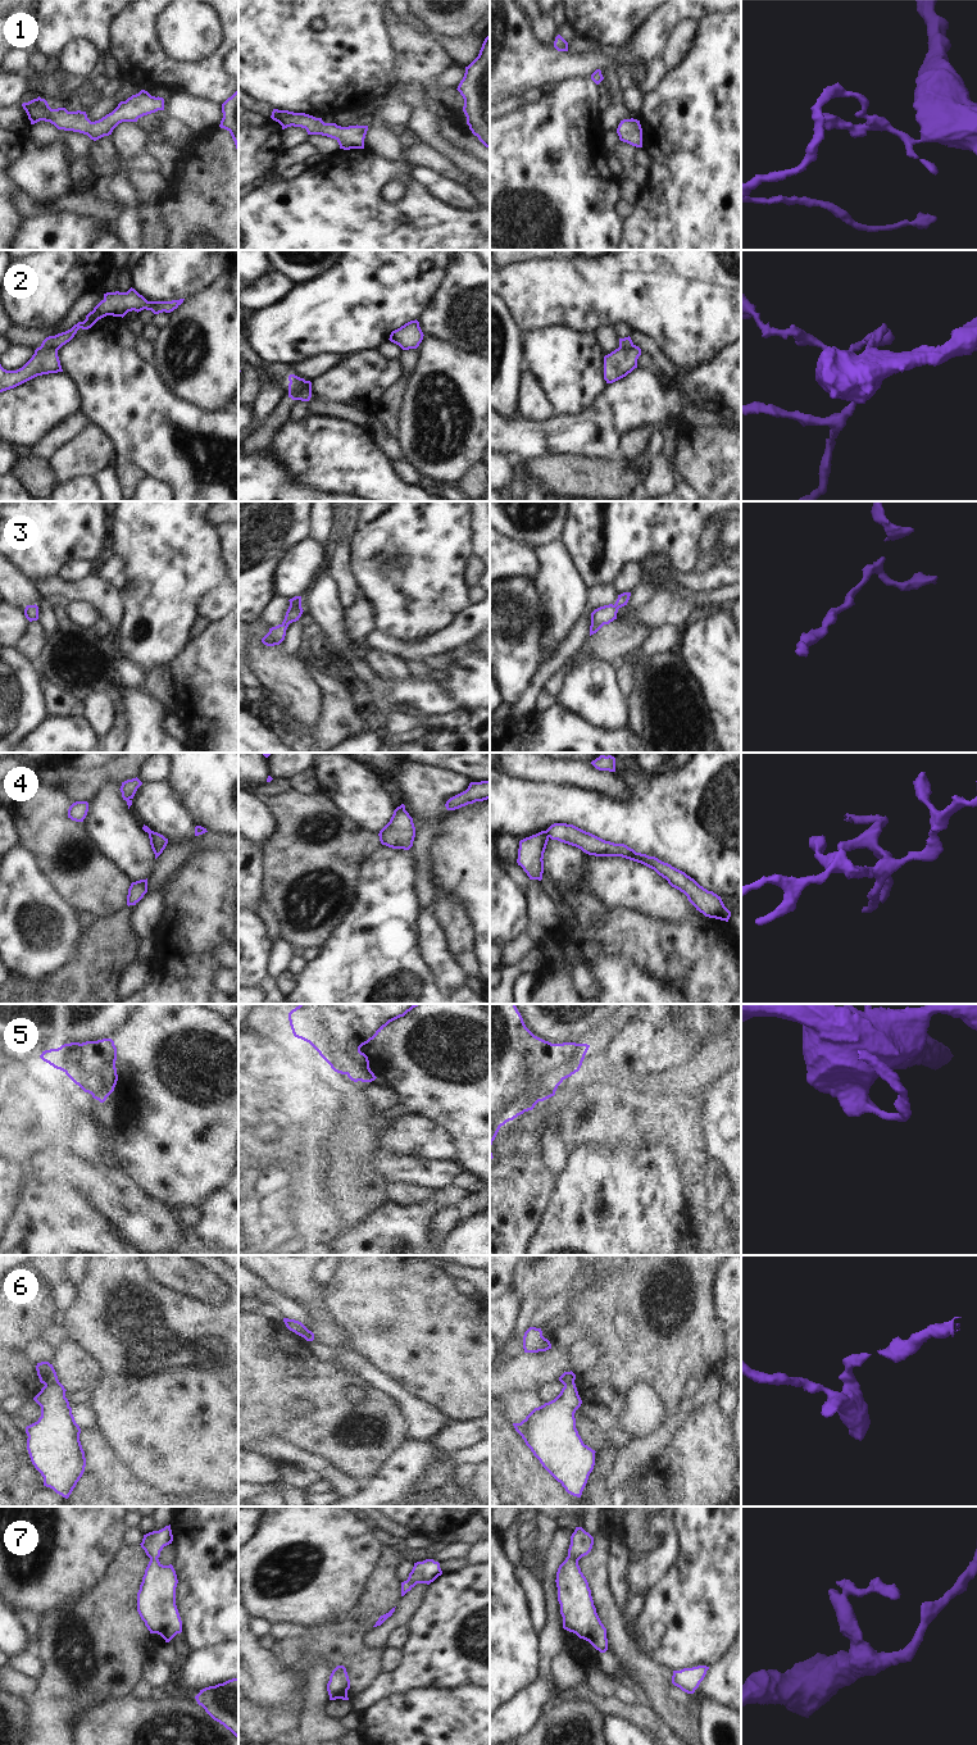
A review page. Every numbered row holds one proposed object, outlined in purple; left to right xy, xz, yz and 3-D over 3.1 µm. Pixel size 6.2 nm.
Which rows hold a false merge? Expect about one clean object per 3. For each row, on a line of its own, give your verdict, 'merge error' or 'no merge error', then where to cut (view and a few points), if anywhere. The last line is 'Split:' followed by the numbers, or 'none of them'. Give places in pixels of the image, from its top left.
1: no merge error; cut none
2: merge error; cut xy (40, 346), (55, 346), (58, 349)
3: no merge error; cut none
4: merge error; cut yz (545, 831), (549, 836)
5: merge error; cut yz (562, 1078), (546, 1075), (545, 1085), (537, 1100)
6: merge error; cut xy (59, 1382), (45, 1386)
7: no merge error; cut none
Split: 2, 4, 5, 6

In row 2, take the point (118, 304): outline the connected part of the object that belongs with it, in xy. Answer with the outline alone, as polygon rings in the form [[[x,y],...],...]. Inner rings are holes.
[[[129,288],[127,292],[106,292],[104,299],[86,315],[83,322],[78,322],[71,330],[58,333],[55,336],[46,337],[41,347],[56,347],[60,349],[63,345],[69,342],[79,328],[88,330],[99,319],[113,315],[124,317],[128,312],[141,312],[144,309],[151,310],[154,314],[171,313],[177,309],[185,299],[172,300],[172,301],[147,301],[142,295],[140,295],[135,288]]]

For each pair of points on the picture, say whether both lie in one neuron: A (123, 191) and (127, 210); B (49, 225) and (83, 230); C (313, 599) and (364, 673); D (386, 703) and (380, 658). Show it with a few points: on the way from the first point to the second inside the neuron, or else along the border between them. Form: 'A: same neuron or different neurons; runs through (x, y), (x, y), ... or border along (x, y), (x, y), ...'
A: same neuron; runs through (126, 196), (127, 205)
B: same neuron; runs through (58, 230), (75, 230)
C: same neuron; runs through (330, 617), (337, 637), (353, 655)
D: same neuron; runs through (386, 691), (386, 669)

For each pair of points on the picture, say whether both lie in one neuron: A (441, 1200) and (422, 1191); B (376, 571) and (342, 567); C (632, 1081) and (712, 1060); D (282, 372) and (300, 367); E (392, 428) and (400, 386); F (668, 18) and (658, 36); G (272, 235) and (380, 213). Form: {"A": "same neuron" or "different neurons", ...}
{"A": "different neurons", "B": "different neurons", "C": "same neuron", "D": "different neurons", "E": "same neuron", "F": "same neuron", "G": "same neuron"}

